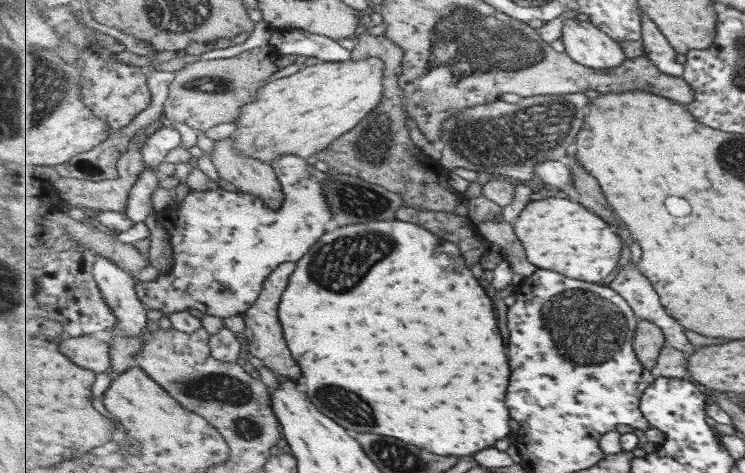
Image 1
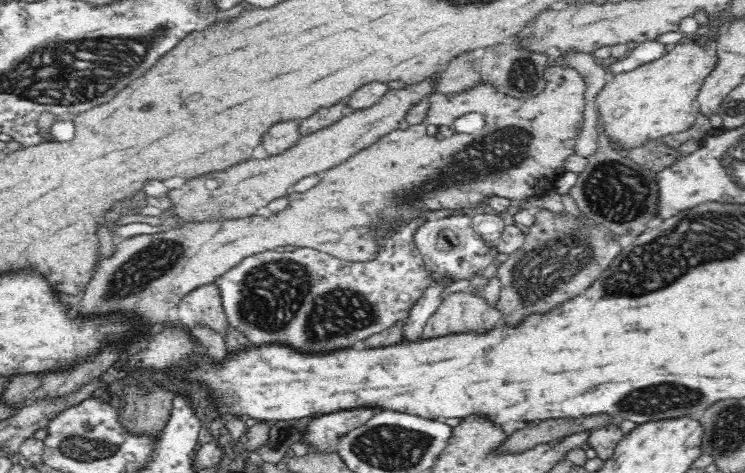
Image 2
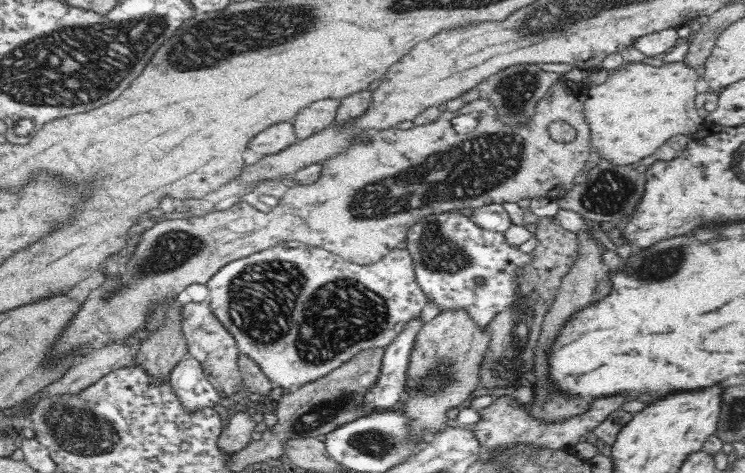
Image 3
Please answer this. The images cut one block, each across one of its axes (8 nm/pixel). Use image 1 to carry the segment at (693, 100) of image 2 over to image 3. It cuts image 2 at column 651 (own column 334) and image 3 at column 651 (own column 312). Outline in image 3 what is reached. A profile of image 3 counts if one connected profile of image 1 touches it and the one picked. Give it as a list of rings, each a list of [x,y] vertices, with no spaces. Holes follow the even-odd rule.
[[[683,61],[668,62],[664,66],[646,63],[625,63],[622,69],[612,71],[604,84],[588,89],[588,99],[583,103],[583,117],[590,133],[591,146],[602,160],[614,166],[639,164],[642,158],[652,156],[668,138],[676,134],[691,137],[707,125],[694,103],[695,82],[700,78],[696,70],[688,68]]]

